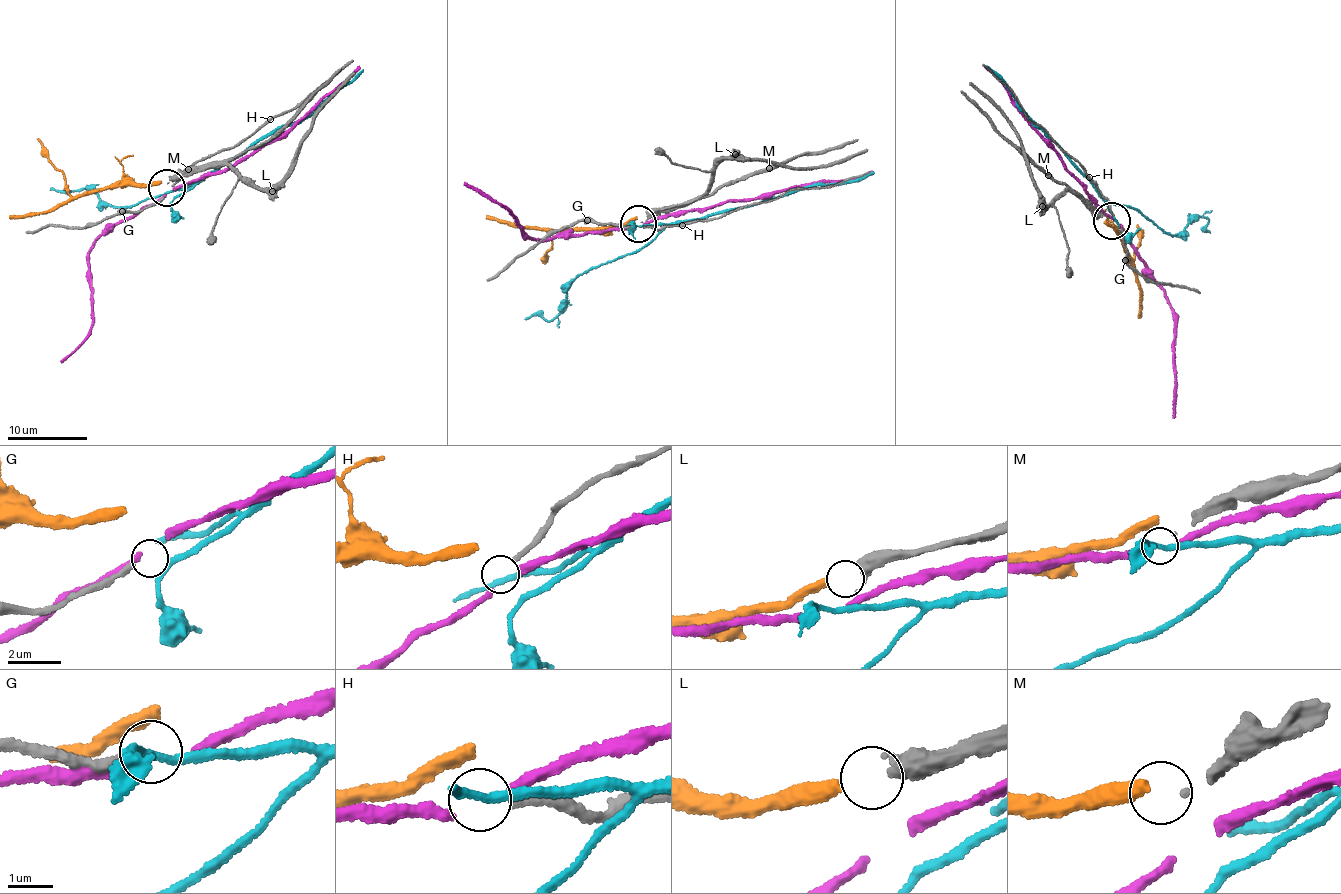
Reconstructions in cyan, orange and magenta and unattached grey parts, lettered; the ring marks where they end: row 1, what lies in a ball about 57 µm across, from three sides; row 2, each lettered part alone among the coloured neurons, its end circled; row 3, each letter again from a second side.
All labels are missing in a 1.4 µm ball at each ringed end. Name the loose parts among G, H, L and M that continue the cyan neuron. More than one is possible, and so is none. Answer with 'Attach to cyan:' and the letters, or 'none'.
Attach to cyan: G

